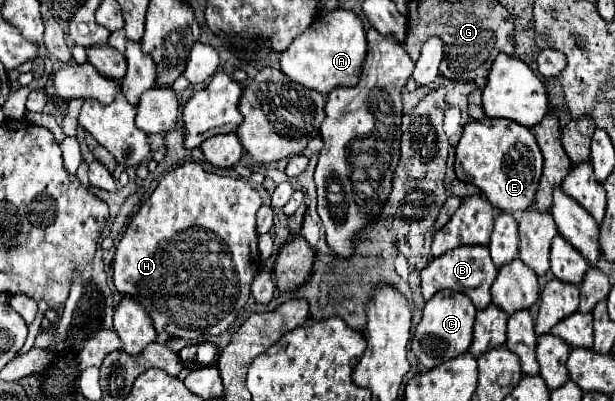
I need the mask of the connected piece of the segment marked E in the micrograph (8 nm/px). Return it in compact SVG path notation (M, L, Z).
M509 119L469 121L457 143L455 173L459 181L479 187L489 203L501 211L515 213L533 205L539 185L543 157L531 129Z

